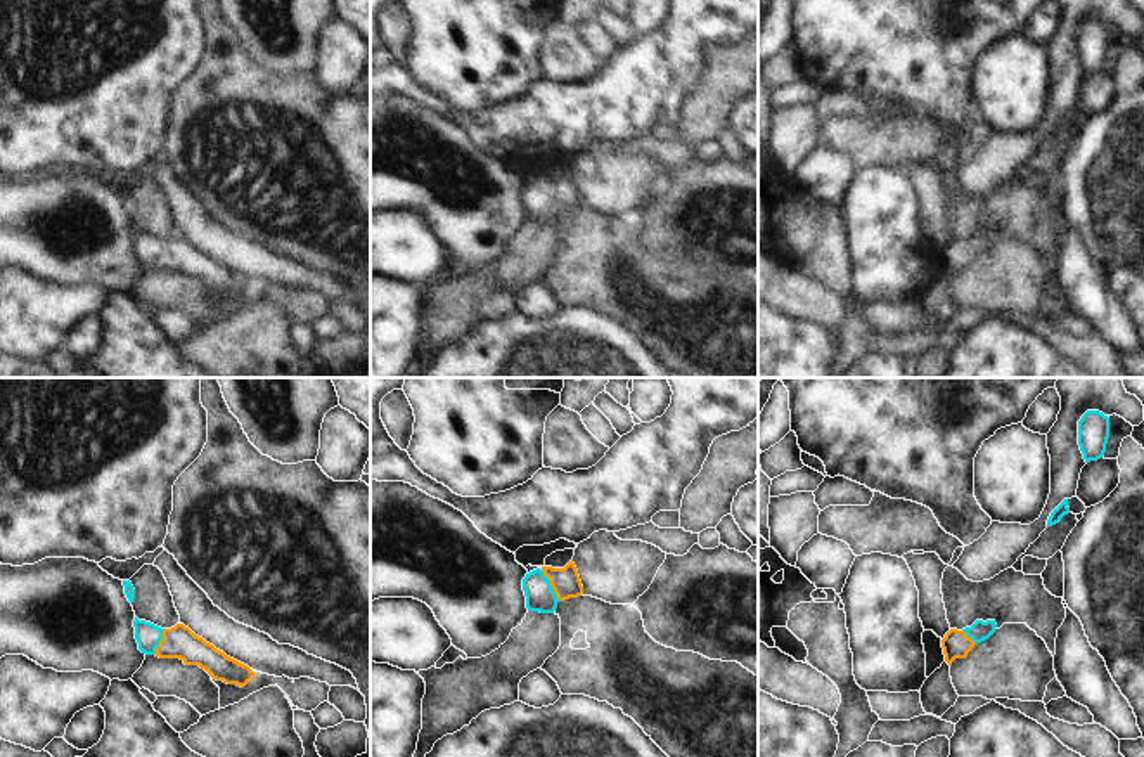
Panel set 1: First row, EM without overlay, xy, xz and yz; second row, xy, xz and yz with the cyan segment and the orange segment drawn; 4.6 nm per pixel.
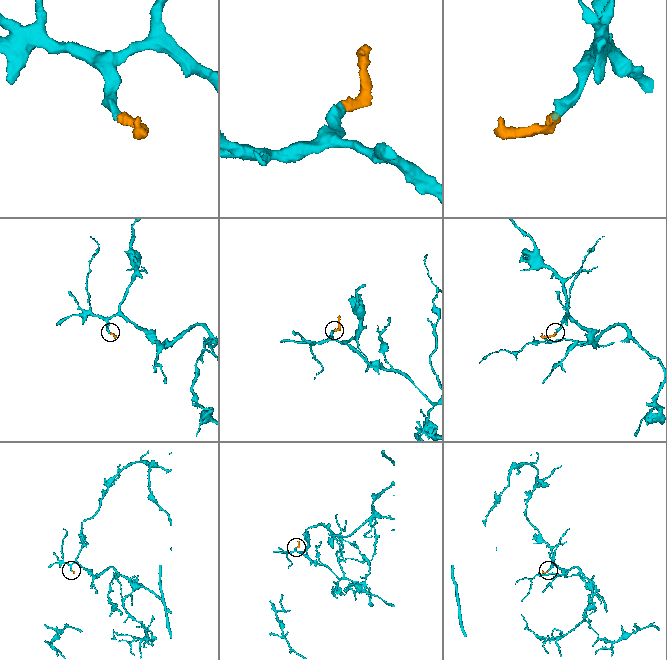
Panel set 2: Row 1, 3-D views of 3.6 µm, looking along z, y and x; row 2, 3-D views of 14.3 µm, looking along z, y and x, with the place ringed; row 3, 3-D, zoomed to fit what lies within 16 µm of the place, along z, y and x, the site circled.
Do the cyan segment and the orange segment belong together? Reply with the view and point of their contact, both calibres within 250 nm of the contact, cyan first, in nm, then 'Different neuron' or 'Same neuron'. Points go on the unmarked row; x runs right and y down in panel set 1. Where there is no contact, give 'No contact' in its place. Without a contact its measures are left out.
Touches cyan at xz (551, 198). Thickness 140 nm (cyan) against 130 nm. Same neuron.

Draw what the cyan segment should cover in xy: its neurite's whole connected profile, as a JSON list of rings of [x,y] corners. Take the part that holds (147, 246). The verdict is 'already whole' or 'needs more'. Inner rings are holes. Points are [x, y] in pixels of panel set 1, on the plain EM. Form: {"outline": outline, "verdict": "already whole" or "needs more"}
{"outline": [[[135,229],[133,239],[138,262],[145,267],[180,270],[185,277],[199,277],[216,293],[241,300],[254,289],[254,284],[247,277],[227,269],[183,236],[161,241]]], "verdict": "needs more"}

